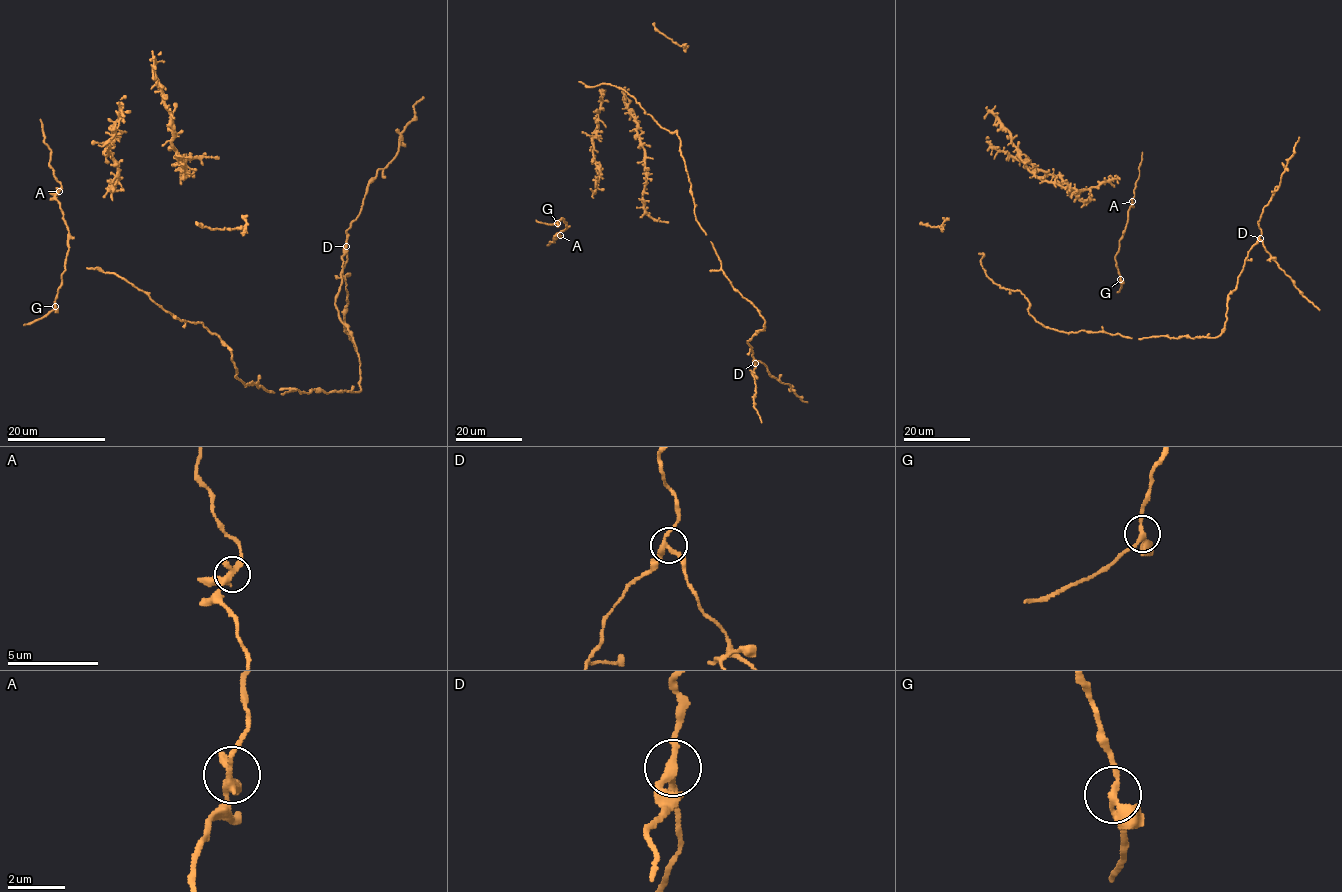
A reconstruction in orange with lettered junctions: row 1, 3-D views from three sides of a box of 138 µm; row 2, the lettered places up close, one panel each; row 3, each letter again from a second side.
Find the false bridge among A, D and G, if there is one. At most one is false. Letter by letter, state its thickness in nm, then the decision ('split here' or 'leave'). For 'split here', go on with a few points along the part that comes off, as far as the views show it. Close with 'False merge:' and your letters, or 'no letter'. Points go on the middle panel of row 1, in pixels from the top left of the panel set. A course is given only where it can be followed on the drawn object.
A: 240 nm | leave
D: 240 nm | split here | (755, 362), (754, 407), (761, 422)
G: 240 nm | leave
False merge: D

